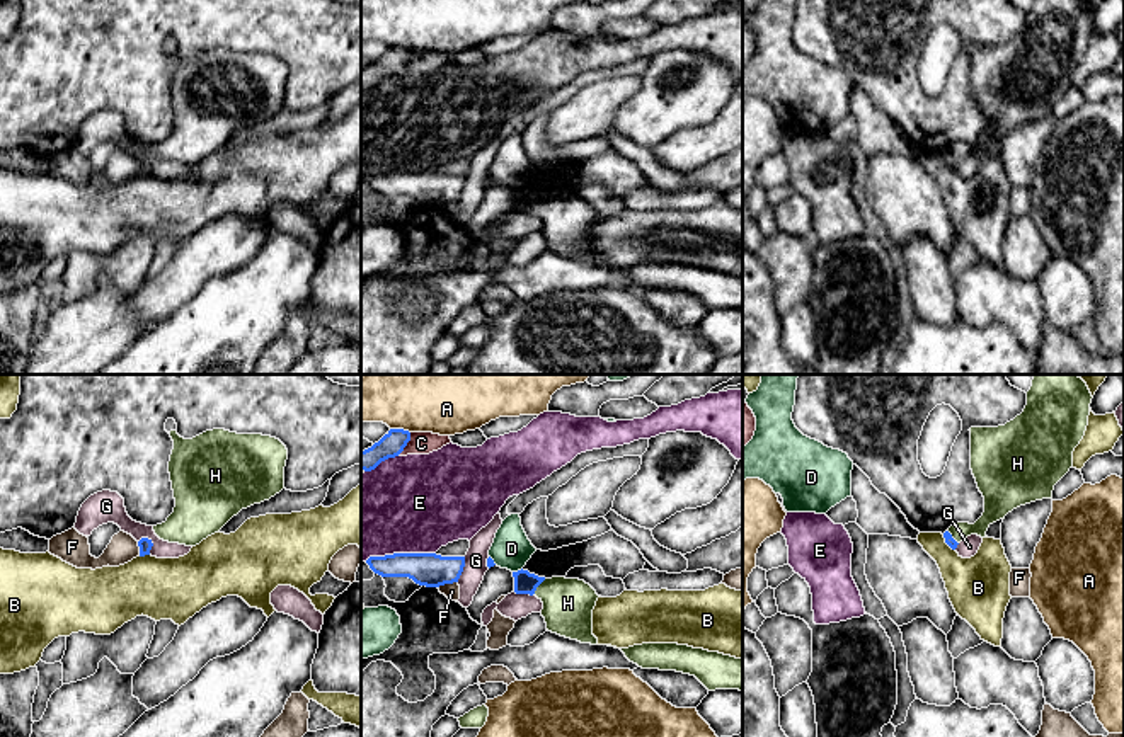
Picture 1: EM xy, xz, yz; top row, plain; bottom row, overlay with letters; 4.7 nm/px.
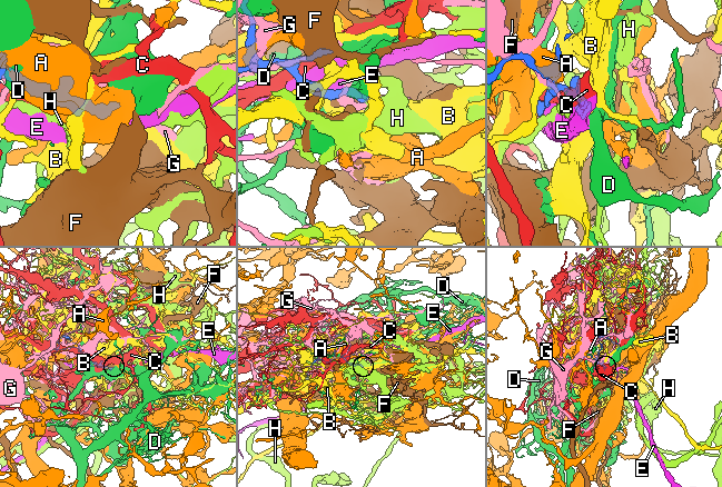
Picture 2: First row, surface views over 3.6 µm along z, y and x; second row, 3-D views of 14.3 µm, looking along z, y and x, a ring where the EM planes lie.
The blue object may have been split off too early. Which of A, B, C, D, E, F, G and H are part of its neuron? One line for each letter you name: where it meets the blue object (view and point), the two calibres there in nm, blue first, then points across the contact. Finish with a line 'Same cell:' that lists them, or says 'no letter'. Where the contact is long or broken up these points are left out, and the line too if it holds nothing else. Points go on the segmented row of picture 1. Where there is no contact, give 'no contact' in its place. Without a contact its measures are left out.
H: xz (537, 586) | 110/240 nm | across xz (525, 582), (537, 586), (559, 594), (567, 603)
Same cell: H

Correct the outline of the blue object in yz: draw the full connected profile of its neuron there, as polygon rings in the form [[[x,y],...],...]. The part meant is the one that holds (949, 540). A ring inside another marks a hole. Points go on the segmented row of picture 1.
[[[1034,374],[1027,405],[1020,415],[998,427],[971,427],[971,470],[984,497],[984,512],[974,523],[955,523],[945,543],[955,550],[971,534],[986,538],[988,528],[1013,509],[1052,499],[1054,485],[1073,466],[1073,451],[1085,436],[1092,393],[1076,374]]]

